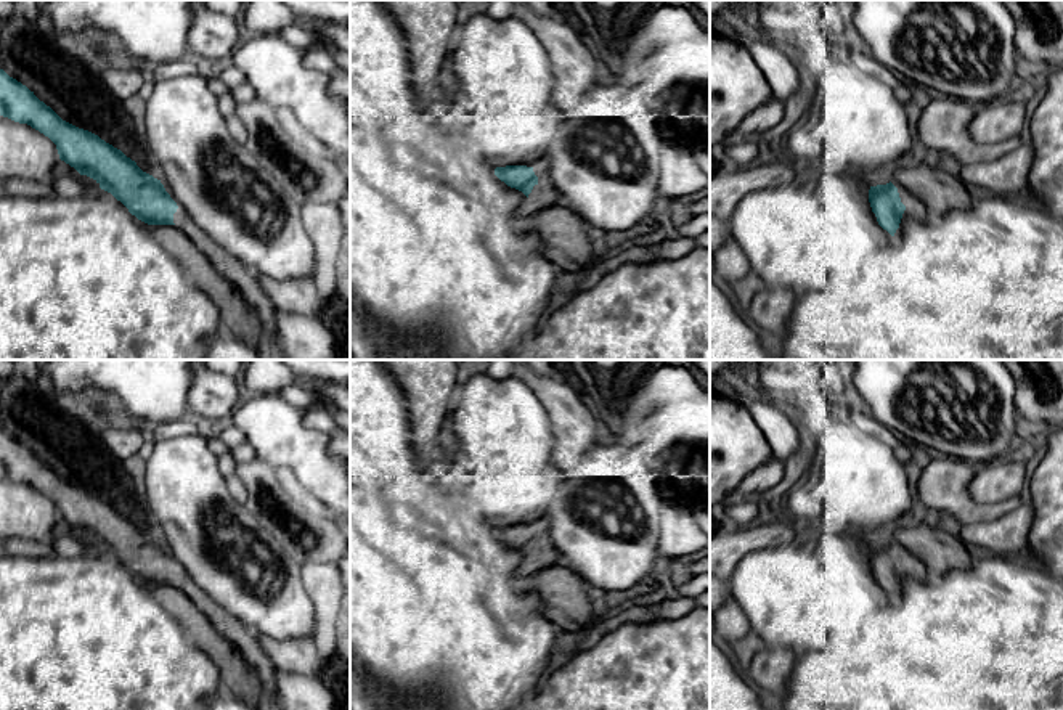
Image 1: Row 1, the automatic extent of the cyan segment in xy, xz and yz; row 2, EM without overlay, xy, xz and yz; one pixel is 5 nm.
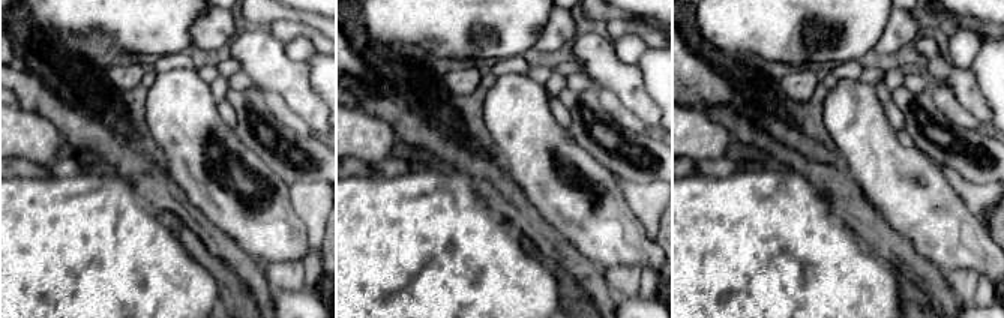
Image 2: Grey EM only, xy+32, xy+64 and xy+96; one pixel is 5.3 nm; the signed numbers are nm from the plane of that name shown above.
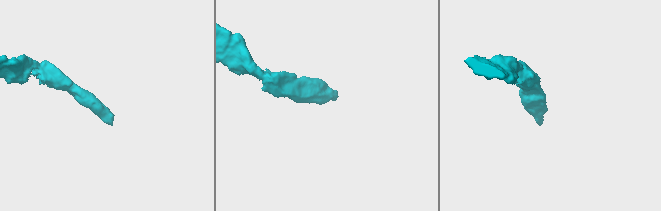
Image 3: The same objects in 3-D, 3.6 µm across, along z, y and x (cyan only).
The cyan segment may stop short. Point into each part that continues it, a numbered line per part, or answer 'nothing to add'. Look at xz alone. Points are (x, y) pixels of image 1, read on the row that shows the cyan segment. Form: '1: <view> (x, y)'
1: xz (541, 195)

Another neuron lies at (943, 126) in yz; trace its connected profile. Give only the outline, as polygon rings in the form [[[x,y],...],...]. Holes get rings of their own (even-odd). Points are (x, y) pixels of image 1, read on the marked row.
[[[935,95],[922,108],[918,141],[939,156],[954,156],[960,164],[992,162],[1021,145],[1020,135],[994,145],[976,143],[968,132],[973,114],[975,106],[967,101]]]

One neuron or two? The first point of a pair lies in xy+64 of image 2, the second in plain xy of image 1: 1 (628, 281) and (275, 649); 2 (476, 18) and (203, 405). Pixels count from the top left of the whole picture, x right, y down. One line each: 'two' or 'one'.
1: one
2: two

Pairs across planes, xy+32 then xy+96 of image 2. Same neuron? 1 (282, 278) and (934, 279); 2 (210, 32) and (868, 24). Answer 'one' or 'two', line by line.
1: two
2: two

